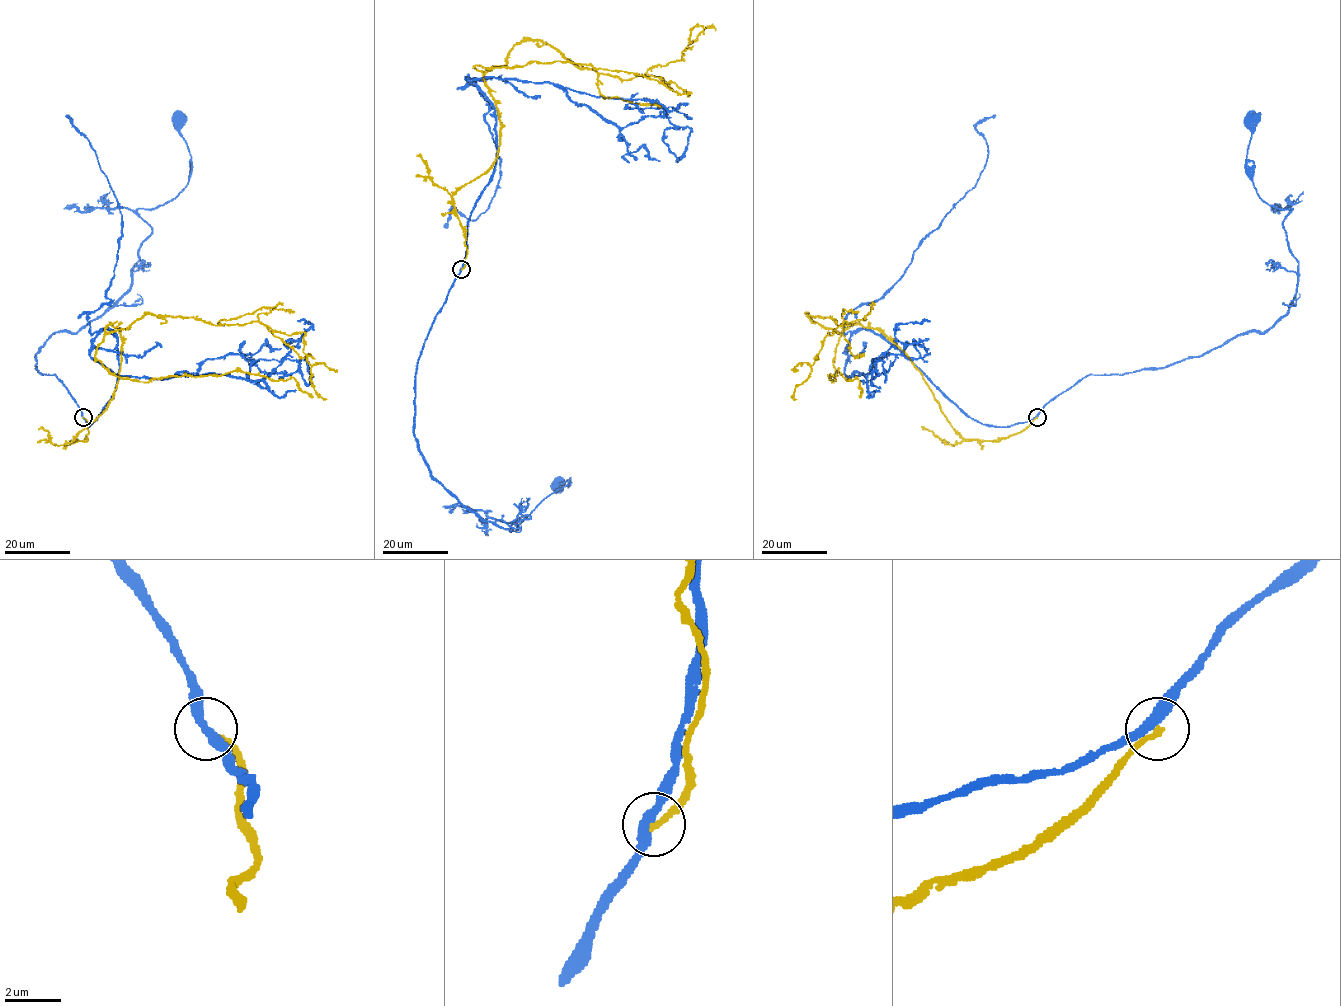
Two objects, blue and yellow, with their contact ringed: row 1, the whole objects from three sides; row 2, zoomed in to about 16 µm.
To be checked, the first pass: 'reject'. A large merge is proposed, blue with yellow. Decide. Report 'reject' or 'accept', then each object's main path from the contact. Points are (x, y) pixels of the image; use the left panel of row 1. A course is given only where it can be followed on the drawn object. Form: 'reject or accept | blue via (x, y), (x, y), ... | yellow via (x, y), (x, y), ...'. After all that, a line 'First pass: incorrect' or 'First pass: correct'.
reject | blue via (82, 417), (35, 357), (130, 285), (152, 231), (137, 211), (167, 203), (190, 173), (179, 121) | yellow via (82, 417), (76, 440), (117, 386), (122, 338), (106, 326), (149, 313), (304, 333), (326, 399)
First pass: correct

